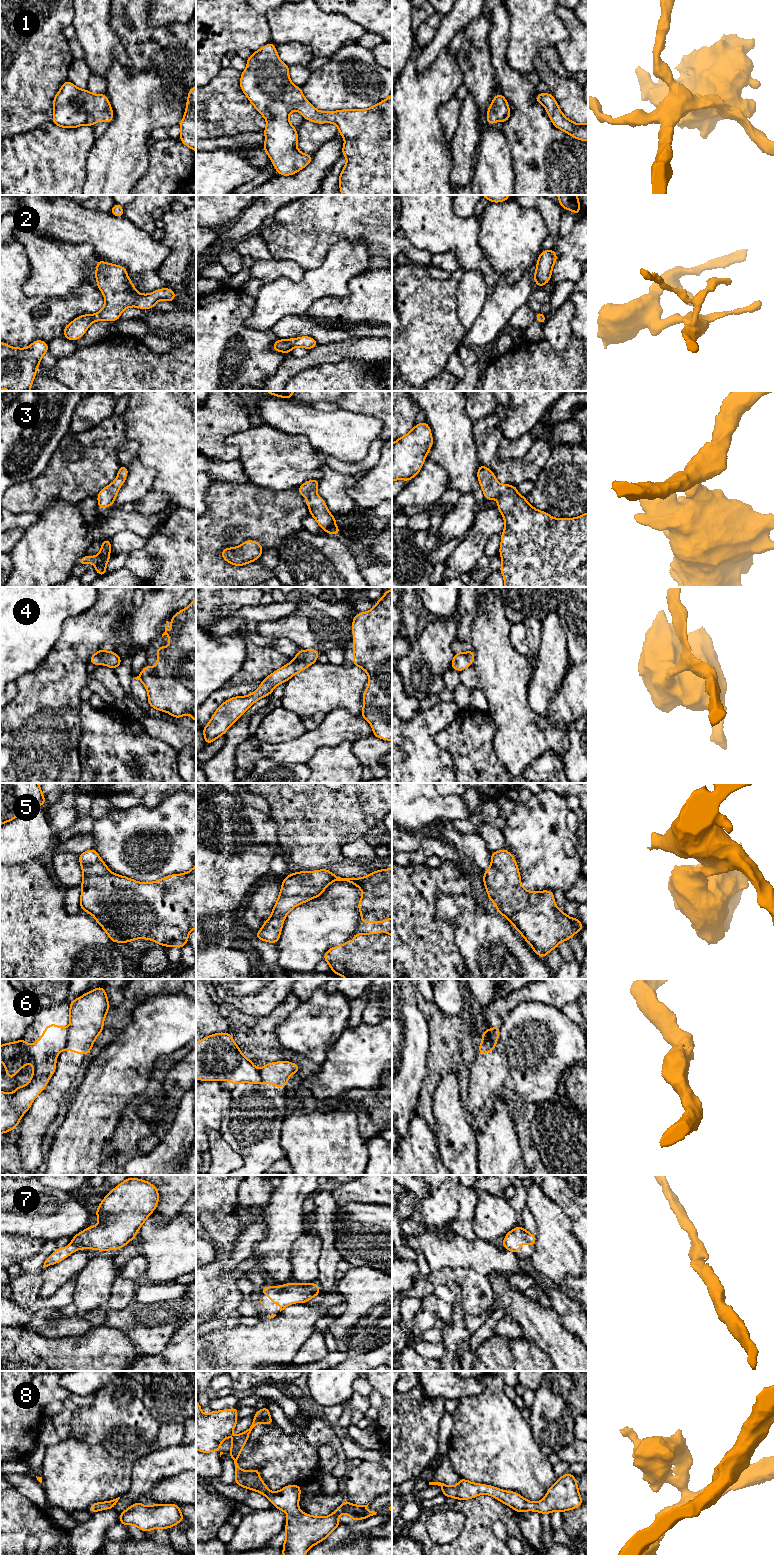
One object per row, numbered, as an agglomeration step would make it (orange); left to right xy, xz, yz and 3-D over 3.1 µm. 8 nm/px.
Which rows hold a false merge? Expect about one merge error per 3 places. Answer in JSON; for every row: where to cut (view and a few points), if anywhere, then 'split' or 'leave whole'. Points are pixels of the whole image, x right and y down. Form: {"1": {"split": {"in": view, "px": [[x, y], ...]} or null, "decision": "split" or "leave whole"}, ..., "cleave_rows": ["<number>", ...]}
{"1": {"split": null, "decision": "leave whole"}, "2": {"split": null, "decision": "leave whole"}, "3": {"split": null, "decision": "leave whole"}, "4": {"split": null, "decision": "leave whole"}, "5": {"split": null, "decision": "leave whole"}, "6": {"split": {"in": "xy", "px": [[68, 1030], [66, 1045], [63, 1048]]}, "decision": "split"}, "7": {"split": null, "decision": "leave whole"}, "8": {"split": null, "decision": "leave whole"}, "cleave_rows": ["6"]}

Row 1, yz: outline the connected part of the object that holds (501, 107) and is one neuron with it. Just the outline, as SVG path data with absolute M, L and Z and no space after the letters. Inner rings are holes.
M500 92L492 99L492 103L487 111L486 120L488 125L493 125L496 121L505 123L511 114L507 99Z

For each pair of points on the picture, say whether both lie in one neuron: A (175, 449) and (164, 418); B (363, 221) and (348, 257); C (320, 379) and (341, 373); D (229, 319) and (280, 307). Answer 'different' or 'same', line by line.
A: same
B: different
C: same
D: different

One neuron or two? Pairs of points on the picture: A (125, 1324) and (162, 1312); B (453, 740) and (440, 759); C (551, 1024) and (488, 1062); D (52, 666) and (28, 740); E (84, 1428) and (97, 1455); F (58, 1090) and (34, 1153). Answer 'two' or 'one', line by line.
A: one
B: two
C: one
D: one
E: two
F: one

